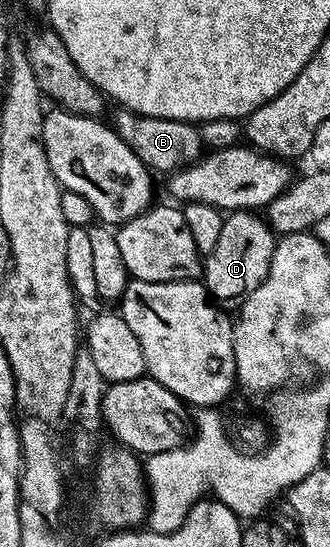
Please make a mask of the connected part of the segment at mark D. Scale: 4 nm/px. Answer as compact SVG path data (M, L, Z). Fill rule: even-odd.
M235 210L222 219L216 248L204 258L204 285L210 297L221 309L237 311L260 288L268 276L276 245L276 235L261 213L252 210Z

